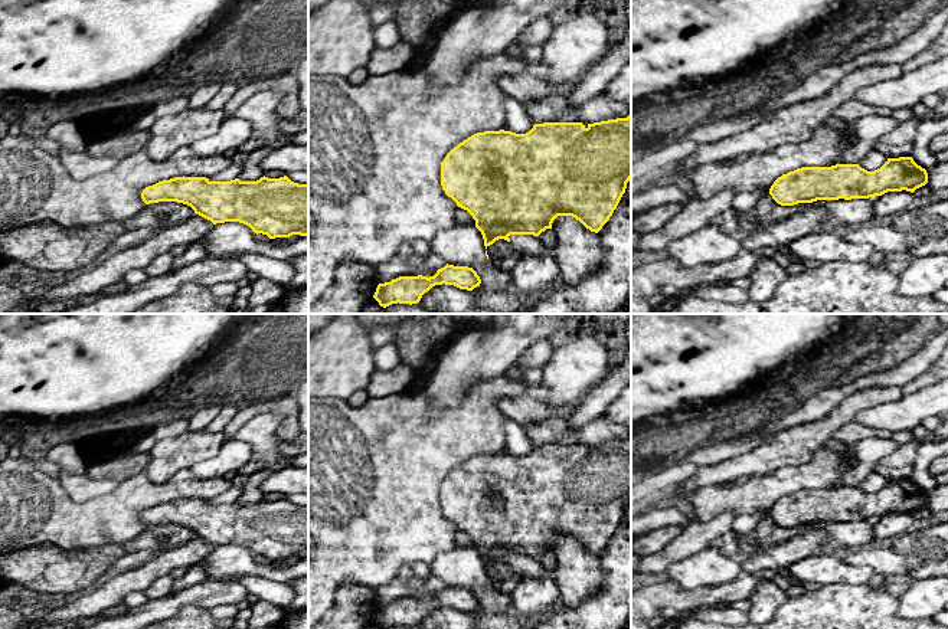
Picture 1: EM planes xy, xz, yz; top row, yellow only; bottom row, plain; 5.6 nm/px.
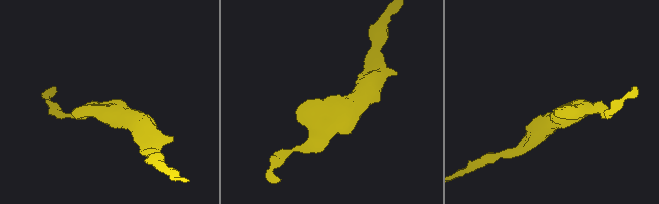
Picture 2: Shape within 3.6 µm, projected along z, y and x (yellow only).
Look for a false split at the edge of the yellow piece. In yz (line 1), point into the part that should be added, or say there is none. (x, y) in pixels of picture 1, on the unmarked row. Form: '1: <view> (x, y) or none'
1: none

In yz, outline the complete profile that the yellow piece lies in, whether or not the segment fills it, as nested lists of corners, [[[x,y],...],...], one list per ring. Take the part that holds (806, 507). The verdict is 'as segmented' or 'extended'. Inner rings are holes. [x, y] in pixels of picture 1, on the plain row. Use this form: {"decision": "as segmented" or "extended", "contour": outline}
{"decision": "as segmented", "contour": [[[912,479],[887,481],[875,494],[859,487],[801,489],[778,499],[769,511],[781,528],[817,522],[851,522],[882,518],[887,514],[911,514],[928,505],[928,495]]]}

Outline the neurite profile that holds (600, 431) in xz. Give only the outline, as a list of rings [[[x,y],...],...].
[[[599,417],[581,427],[579,445],[594,446],[608,442],[627,440],[630,436],[631,427],[628,425],[615,425]]]

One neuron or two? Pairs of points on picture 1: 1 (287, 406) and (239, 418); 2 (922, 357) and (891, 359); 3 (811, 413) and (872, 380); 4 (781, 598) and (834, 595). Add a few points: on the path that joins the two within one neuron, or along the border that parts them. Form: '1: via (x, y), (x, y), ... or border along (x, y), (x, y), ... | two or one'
1: via (275, 406), (251, 410) | one
2: border along (932, 334), (908, 357), (891, 367), (876, 370) | two
3: via (826, 400), (857, 385) | one
4: border along (793, 593), (774, 613) | two

